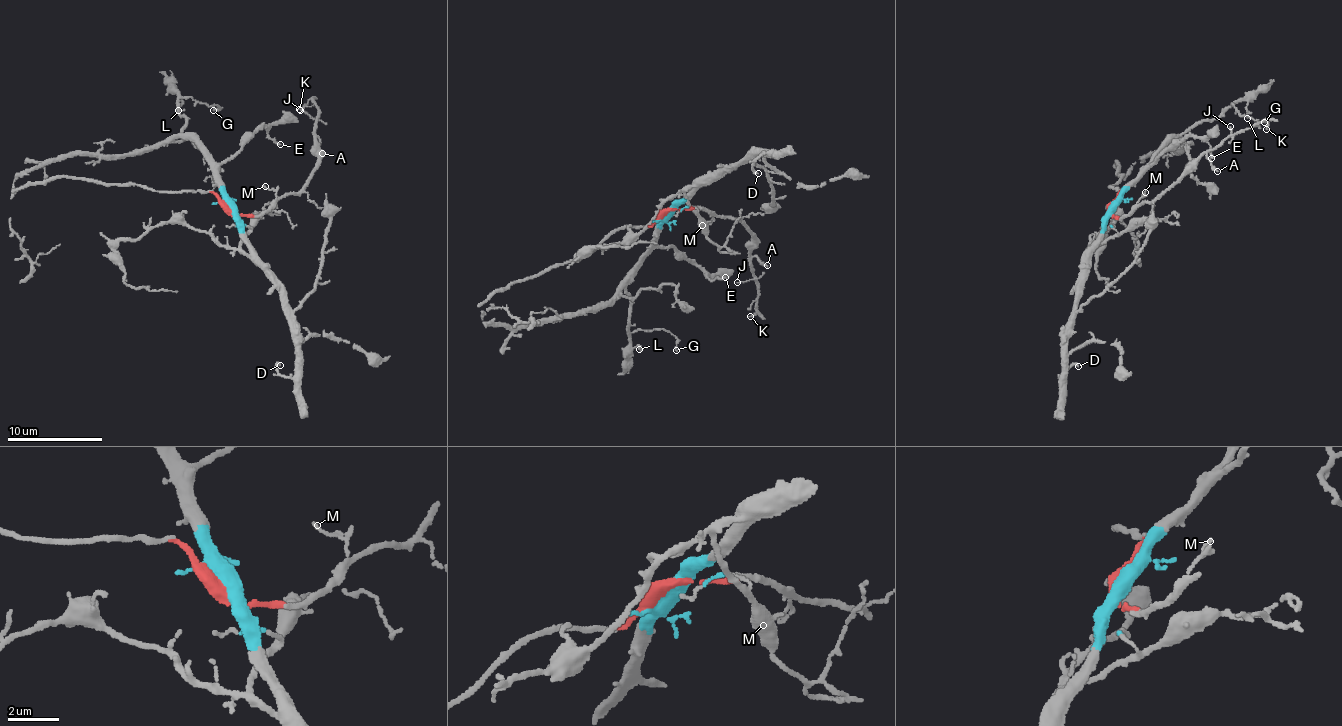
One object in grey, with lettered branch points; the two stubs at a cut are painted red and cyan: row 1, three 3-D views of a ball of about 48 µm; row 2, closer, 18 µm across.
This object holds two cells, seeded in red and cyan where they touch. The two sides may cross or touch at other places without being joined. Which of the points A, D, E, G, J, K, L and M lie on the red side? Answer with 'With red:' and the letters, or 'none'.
With red: A, J, K, M

